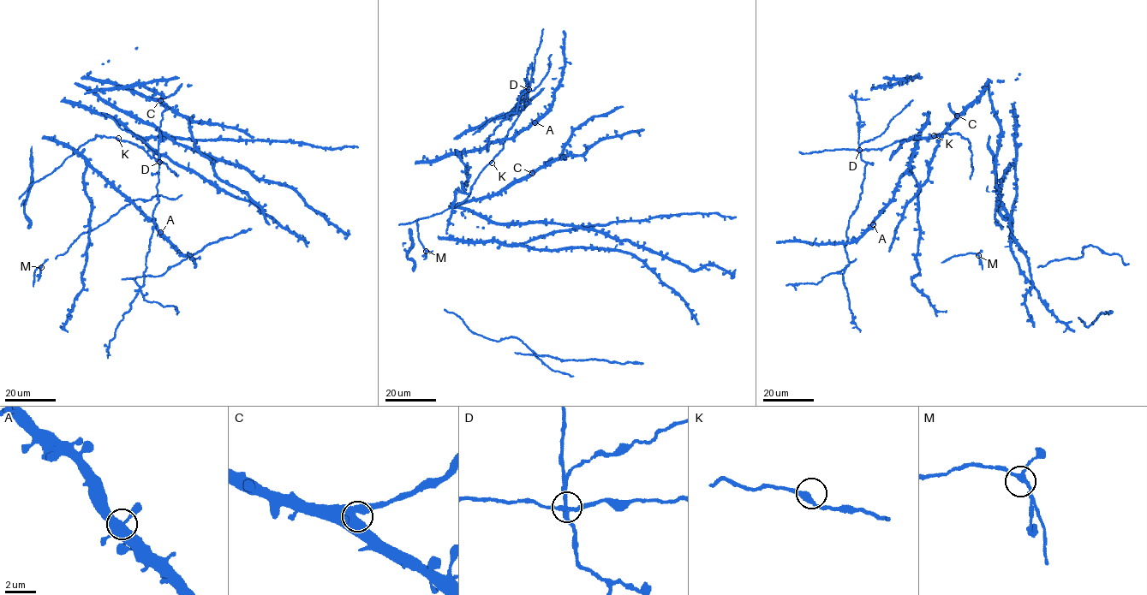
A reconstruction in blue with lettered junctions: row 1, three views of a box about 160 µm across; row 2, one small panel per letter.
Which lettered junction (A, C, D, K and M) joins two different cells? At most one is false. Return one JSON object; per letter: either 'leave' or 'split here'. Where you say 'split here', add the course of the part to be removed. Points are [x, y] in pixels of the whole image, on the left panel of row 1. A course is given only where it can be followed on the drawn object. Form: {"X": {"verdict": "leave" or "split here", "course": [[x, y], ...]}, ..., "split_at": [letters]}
{"A": {"verdict": "leave"}, "C": {"verdict": "leave"}, "D": {"verdict": "split here", "course": [[159, 162], [158, 203], [153, 210], [154, 225], [144, 283], [110, 341], [108, 358]]}, "K": {"verdict": "leave"}, "M": {"verdict": "leave"}, "split_at": ["D"]}

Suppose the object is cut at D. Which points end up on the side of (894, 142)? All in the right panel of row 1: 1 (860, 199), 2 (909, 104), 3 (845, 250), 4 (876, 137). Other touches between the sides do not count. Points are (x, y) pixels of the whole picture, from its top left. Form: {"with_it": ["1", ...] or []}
{"with_it": []}

